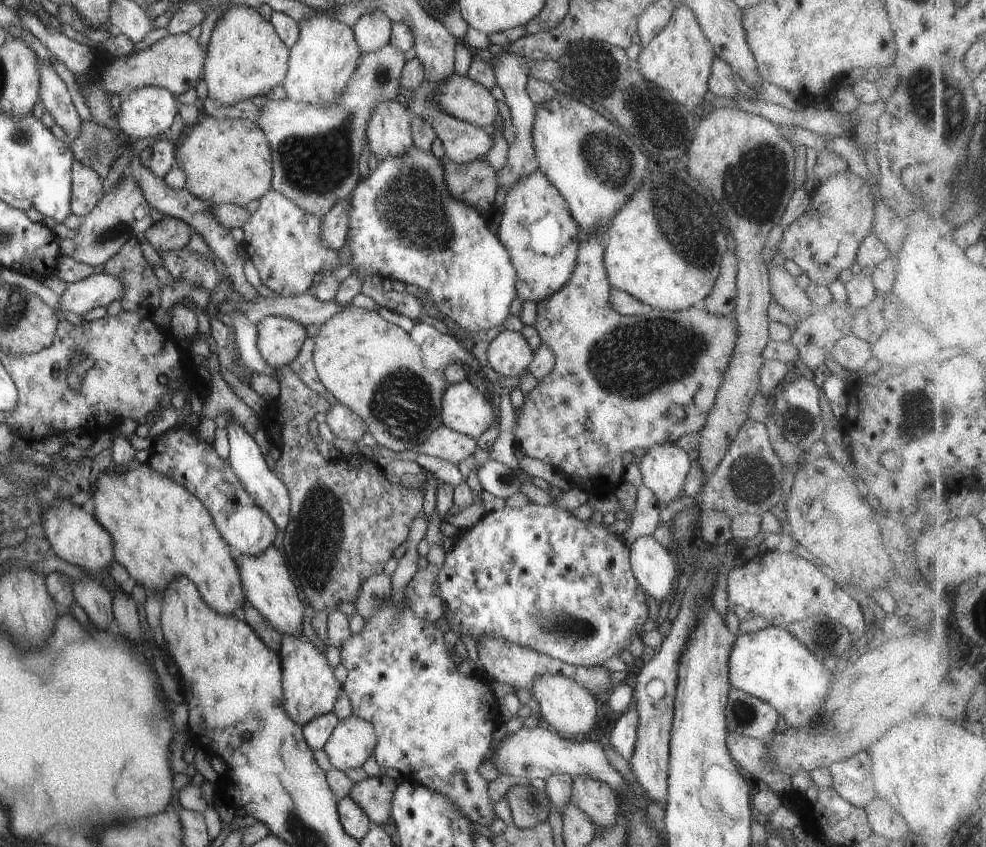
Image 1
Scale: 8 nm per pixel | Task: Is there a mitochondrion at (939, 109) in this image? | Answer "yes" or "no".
yes

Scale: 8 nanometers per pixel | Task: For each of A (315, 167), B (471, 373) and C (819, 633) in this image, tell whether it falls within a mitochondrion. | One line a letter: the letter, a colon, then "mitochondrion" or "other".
A: mitochondrion
B: other
C: mitochondrion

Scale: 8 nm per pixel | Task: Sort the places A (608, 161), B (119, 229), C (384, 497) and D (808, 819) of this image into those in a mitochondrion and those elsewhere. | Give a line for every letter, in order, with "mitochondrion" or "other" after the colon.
A: mitochondrion
B: mitochondrion
C: other
D: other

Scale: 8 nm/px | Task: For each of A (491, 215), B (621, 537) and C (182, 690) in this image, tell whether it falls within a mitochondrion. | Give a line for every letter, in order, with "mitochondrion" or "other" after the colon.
A: other
B: other
C: other

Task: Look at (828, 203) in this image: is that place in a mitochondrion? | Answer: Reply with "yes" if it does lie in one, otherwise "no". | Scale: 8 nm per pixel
no

